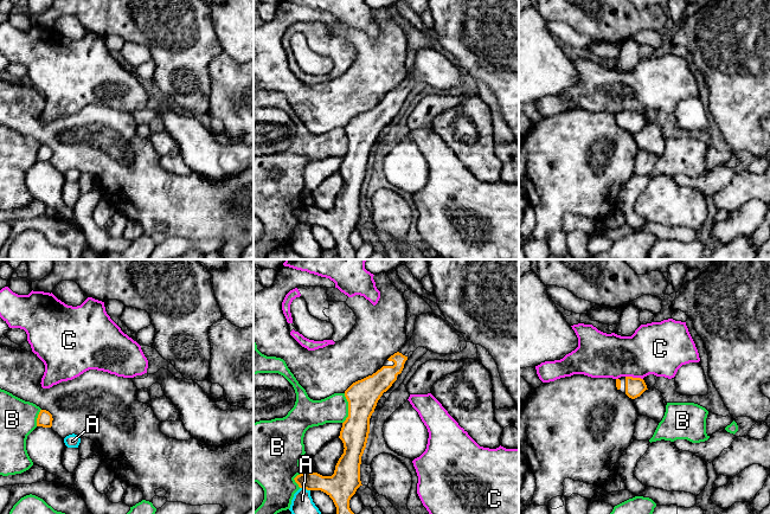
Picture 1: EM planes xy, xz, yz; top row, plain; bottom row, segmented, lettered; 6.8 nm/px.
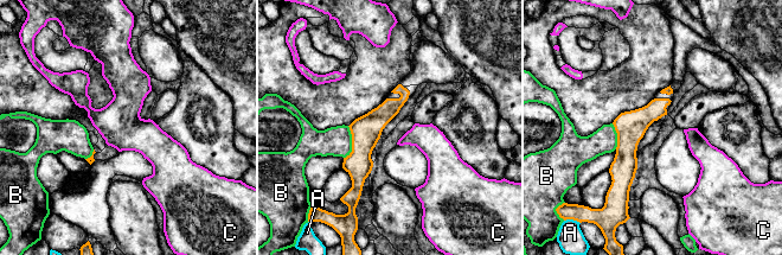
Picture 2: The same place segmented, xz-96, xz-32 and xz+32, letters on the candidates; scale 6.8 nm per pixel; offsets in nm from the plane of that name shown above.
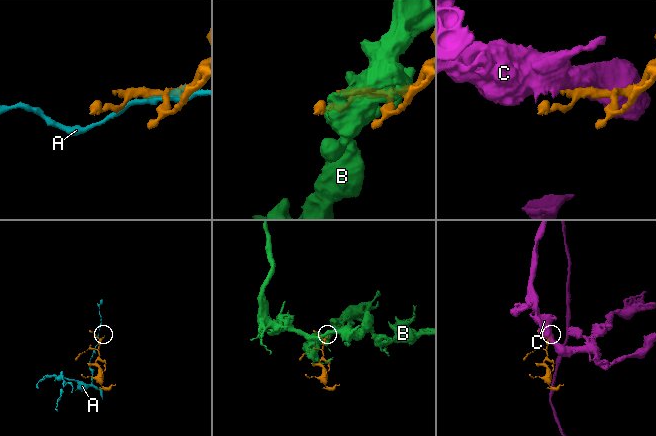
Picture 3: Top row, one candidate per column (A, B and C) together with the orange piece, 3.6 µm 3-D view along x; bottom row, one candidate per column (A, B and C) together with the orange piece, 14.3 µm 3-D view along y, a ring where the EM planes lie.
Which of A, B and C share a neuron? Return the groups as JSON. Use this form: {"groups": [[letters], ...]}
{"groups": [["A"], ["B"], ["C"]]}

